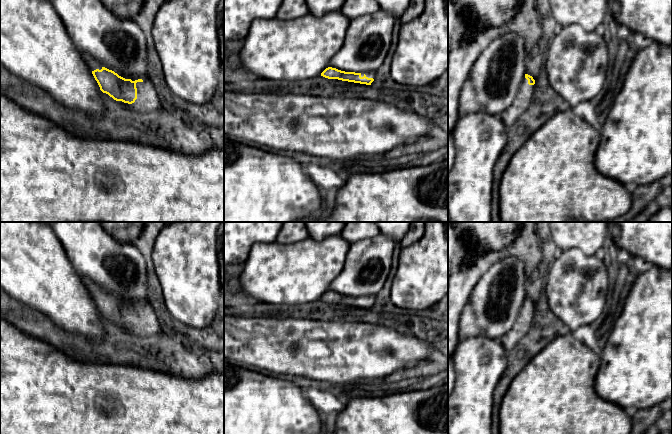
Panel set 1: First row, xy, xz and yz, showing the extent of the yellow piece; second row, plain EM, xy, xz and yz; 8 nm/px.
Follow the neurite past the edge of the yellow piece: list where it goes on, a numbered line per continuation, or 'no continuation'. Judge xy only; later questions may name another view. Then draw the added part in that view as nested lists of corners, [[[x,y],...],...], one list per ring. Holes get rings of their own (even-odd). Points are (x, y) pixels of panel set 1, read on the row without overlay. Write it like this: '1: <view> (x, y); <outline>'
1: xy (91, 286); [[[80,275],[80,277],[82,278],[83,283],[85,284],[86,288],[89,290],[91,295],[94,295],[96,293],[102,293],[102,291],[97,287],[97,285],[94,282],[90,281],[82,275]]]
2: xy (149, 323); [[[150,303],[136,307],[137,323],[134,327],[128,328],[122,325],[119,327],[130,334],[142,337],[155,336],[160,334],[162,330],[161,317]]]

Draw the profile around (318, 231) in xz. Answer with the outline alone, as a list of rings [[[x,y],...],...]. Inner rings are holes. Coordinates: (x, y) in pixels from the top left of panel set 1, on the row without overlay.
[[[305,222],[309,237],[315,241],[323,241],[340,235],[346,222]]]

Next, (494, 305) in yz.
[[[504,257],[488,266],[462,312],[457,341],[483,336],[499,339],[514,325],[526,298],[524,262]]]

